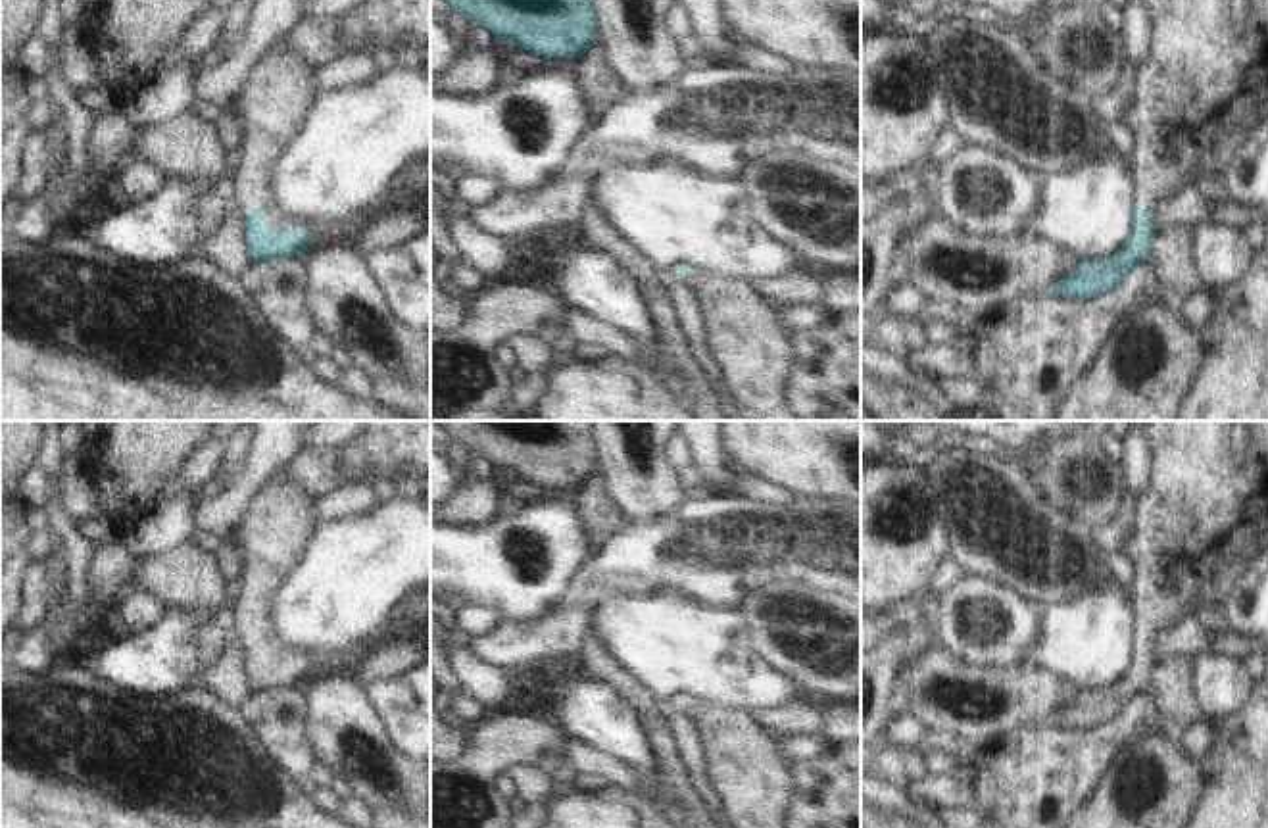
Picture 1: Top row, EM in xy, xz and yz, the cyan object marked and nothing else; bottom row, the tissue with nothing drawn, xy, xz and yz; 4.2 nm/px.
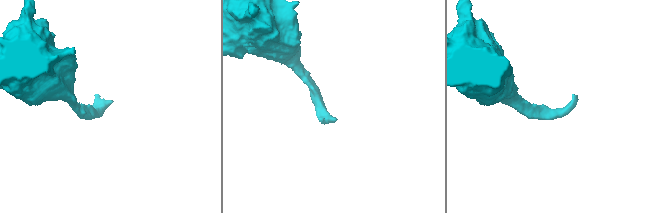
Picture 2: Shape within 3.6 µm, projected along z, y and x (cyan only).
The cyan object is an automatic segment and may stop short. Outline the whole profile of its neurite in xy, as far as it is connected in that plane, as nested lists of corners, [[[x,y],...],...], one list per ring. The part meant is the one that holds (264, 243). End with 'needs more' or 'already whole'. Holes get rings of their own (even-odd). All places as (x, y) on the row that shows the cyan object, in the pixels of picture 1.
[[[286,37],[252,69],[238,94],[246,136],[232,204],[246,213],[246,244],[254,263],[302,256],[315,238],[313,223],[286,215],[271,194],[271,167],[302,133],[319,94],[313,69],[298,56],[294,38]]] | needs more

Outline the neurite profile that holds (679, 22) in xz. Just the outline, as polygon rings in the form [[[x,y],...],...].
[[[680,0],[667,15],[667,29],[674,35],[678,42],[684,42],[694,33],[690,12]]]

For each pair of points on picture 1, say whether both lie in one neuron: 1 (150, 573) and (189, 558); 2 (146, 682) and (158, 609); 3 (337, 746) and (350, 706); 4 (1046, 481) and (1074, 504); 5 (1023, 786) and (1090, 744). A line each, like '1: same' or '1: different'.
1: same
2: different
3: same
4: same
5: same

